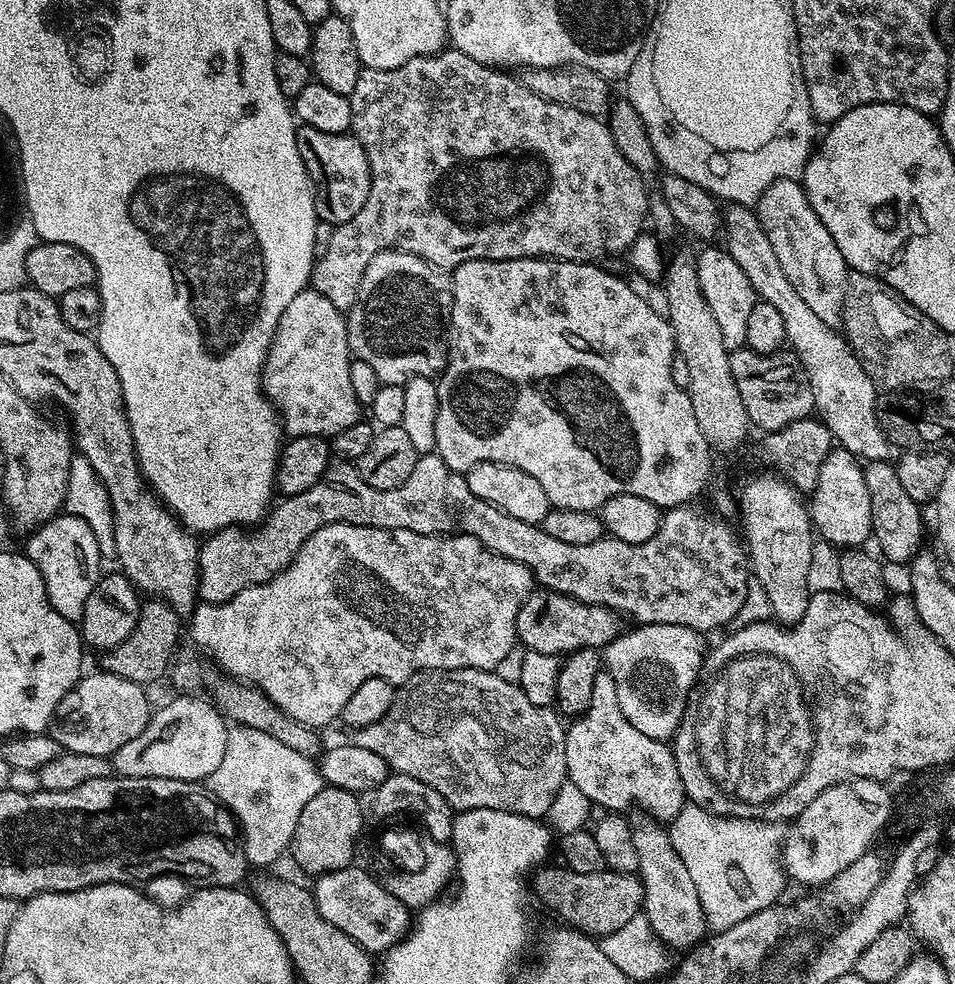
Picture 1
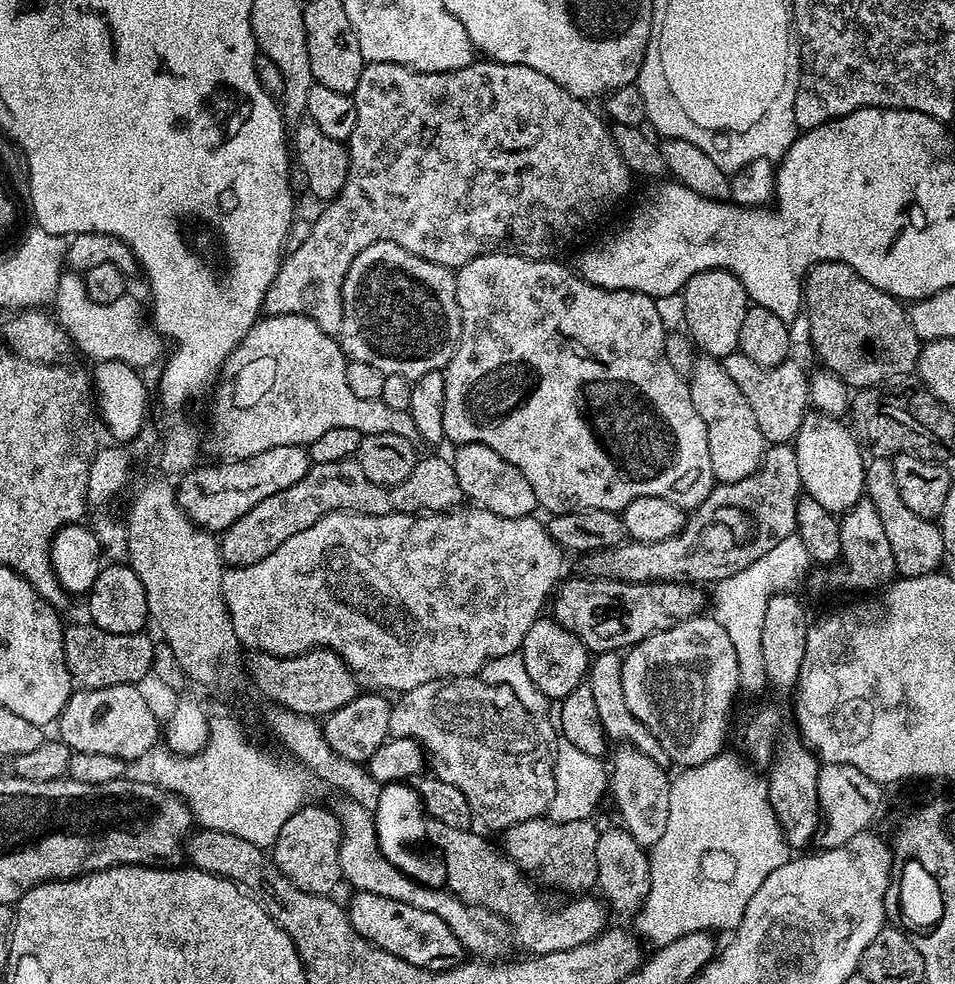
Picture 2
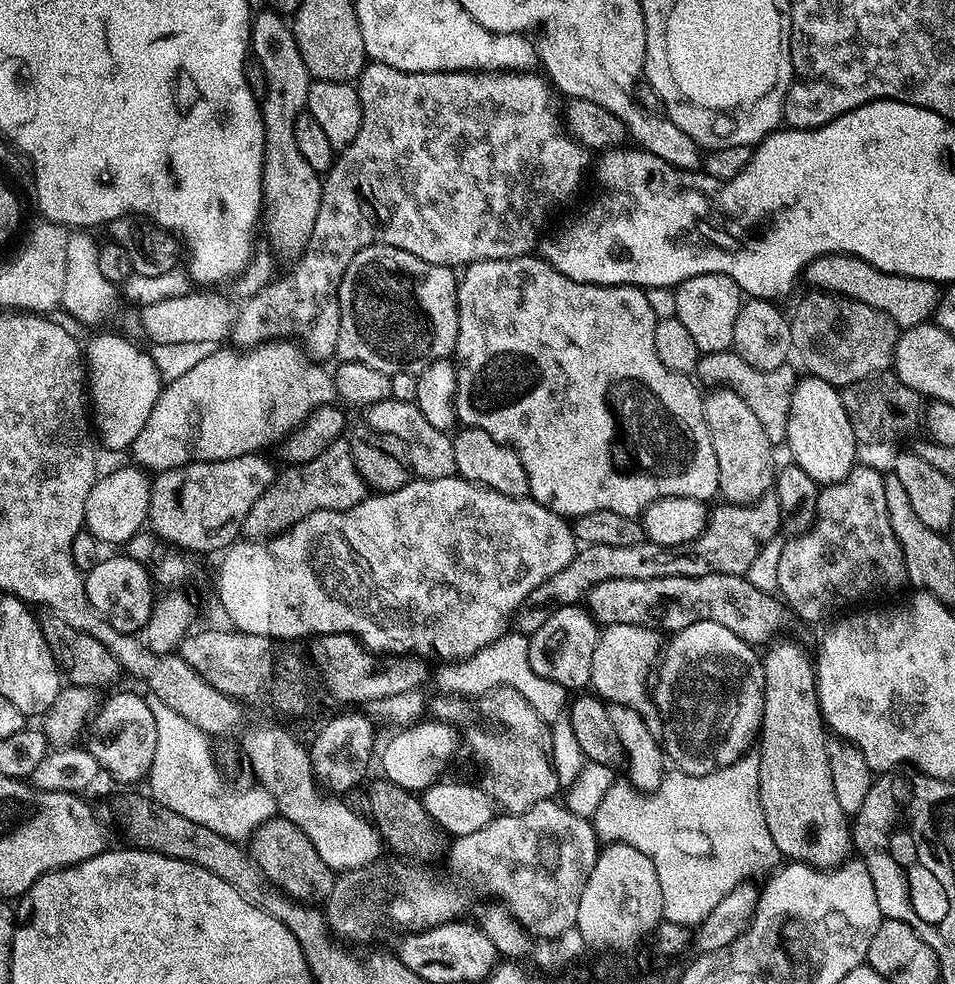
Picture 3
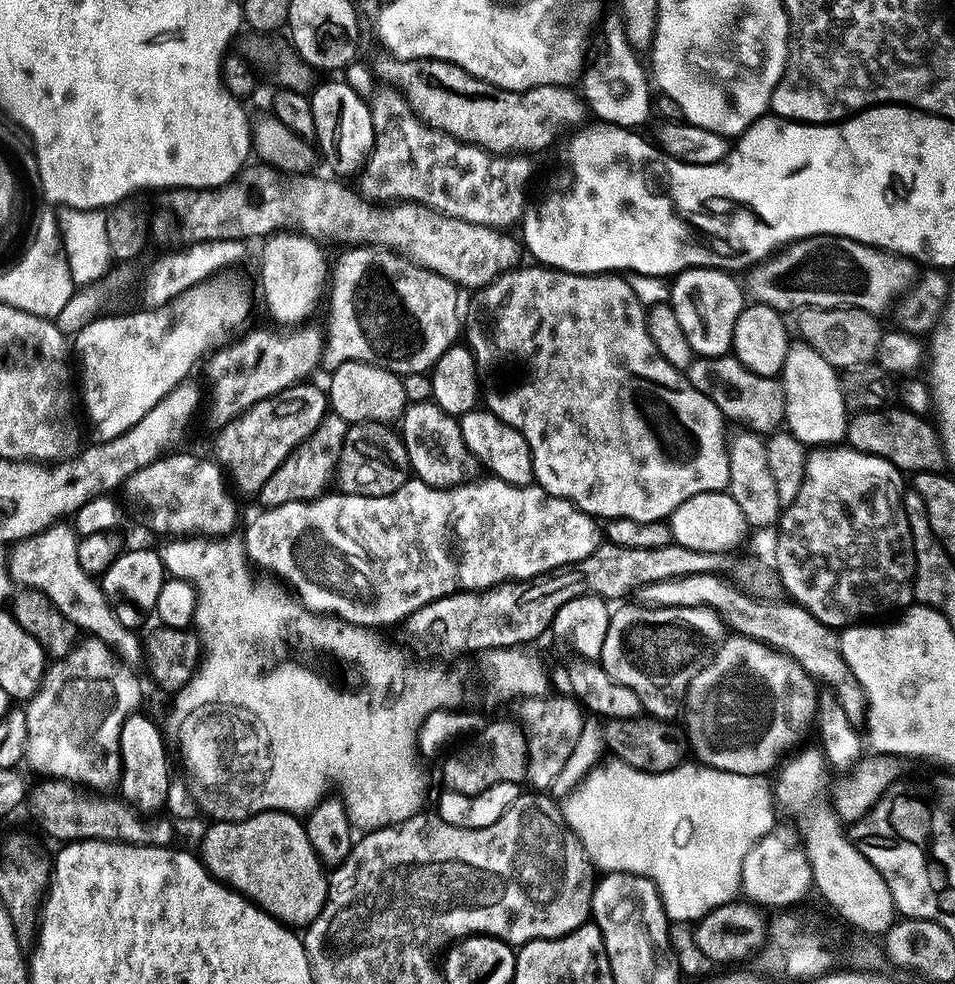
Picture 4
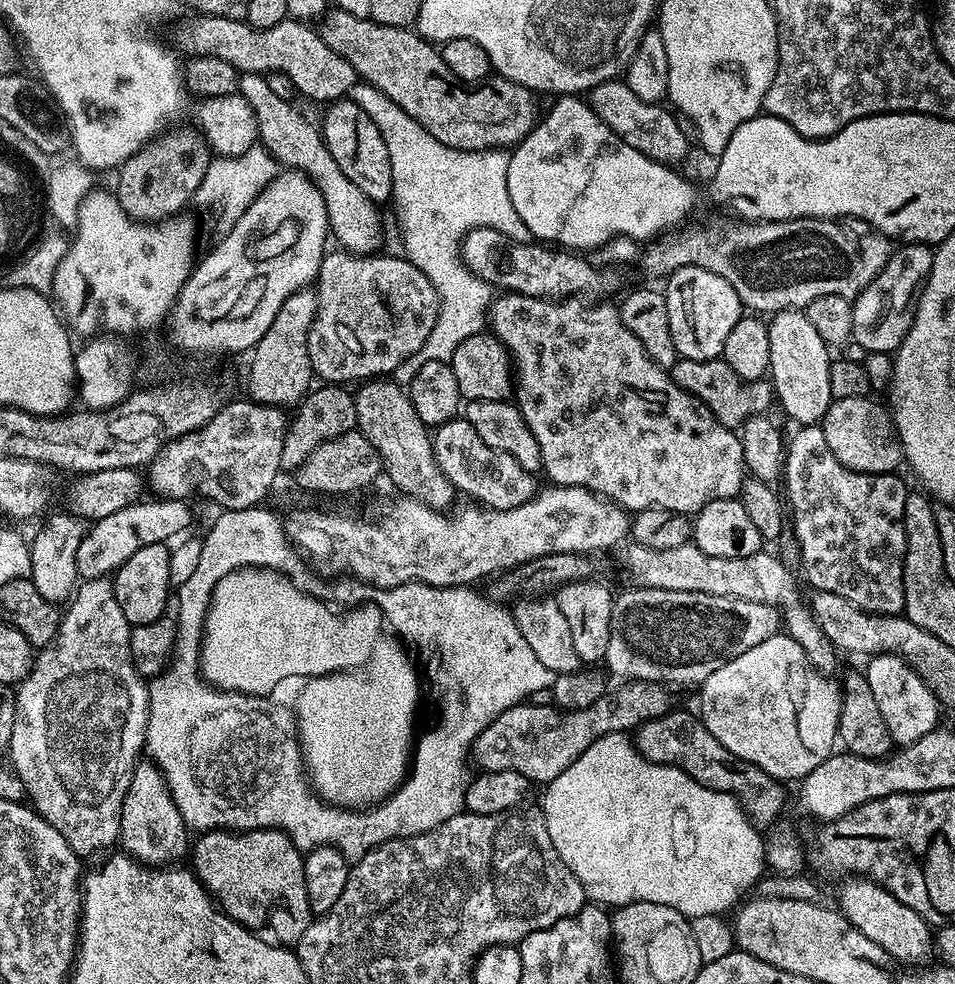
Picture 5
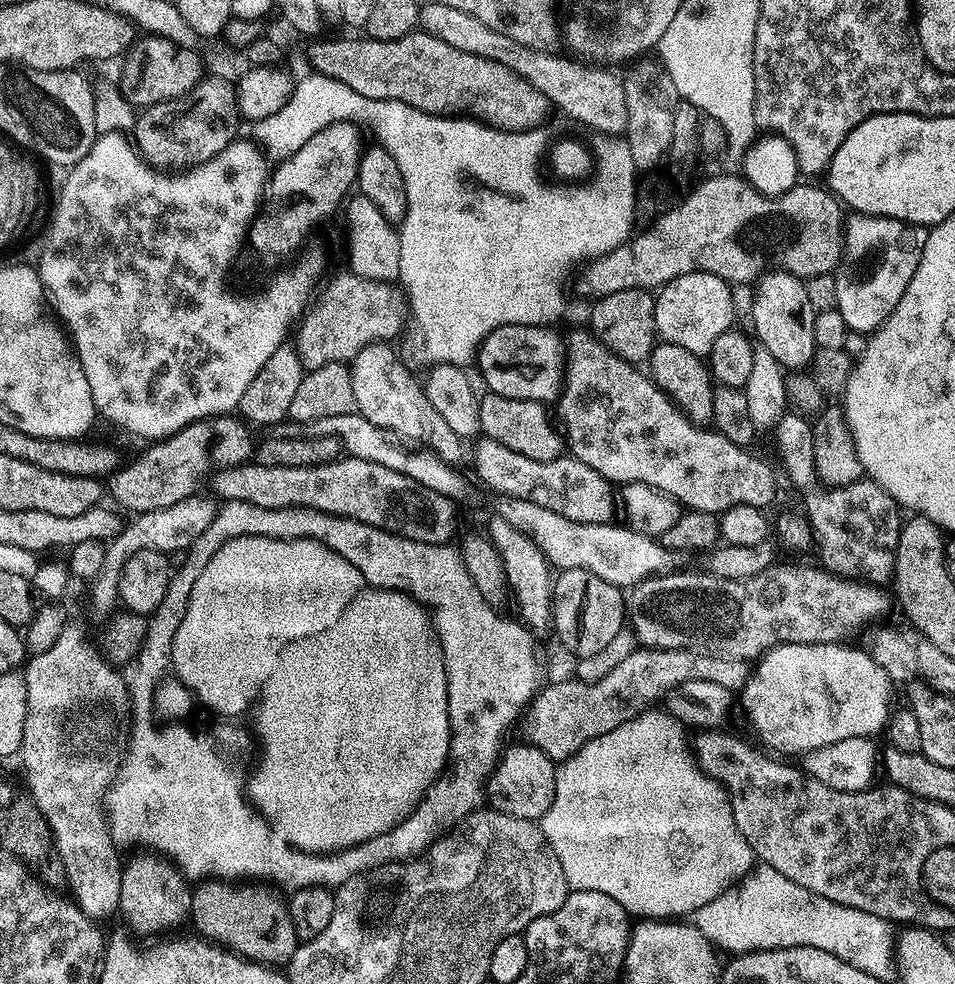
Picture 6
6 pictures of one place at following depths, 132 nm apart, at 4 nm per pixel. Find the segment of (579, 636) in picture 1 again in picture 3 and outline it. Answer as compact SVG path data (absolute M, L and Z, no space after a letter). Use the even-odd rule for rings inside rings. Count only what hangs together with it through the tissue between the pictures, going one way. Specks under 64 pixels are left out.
M730 574L614 578L598 582L598 586L588 591L586 608L600 626L637 624L669 634L678 633L694 622L718 622L718 626L726 626L726 630L753 646L767 645L767 640L783 626L786 613L785 605L772 592L763 592L744 576Z

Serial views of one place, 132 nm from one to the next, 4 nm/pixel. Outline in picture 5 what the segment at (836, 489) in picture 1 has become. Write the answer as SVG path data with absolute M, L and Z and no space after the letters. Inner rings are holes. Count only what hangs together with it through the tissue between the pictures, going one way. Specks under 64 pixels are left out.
M789 310L777 312L767 321L768 333L770 334L770 383L774 389L775 399L784 407L784 412L792 420L797 420L797 425L814 424L823 421L828 407L832 405L830 394L830 366L832 360L828 352L829 345L814 330L814 325L808 321L807 311Z

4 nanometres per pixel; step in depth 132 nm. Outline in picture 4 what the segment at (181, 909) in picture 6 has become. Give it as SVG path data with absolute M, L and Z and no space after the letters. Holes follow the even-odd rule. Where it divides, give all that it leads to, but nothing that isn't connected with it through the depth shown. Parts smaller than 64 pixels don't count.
M133 714L128 716L122 728L120 735L120 779L118 781L119 795L137 813L156 812L159 808L163 809L168 802L170 787L168 787L168 752L170 756L170 748L166 743L166 737L159 723L155 724L148 716L140 716L141 714Z

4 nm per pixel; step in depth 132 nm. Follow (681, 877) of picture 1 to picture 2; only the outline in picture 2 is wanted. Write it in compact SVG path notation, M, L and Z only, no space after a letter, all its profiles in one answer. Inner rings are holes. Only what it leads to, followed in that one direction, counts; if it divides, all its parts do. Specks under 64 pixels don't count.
M621 743L617 748L620 749L616 753L611 753L610 798L612 796L620 811L619 823L628 829L641 849L648 850L666 834L666 822L674 816L670 810L670 776L664 773L664 764L654 762L654 758L642 754L642 750L631 744Z

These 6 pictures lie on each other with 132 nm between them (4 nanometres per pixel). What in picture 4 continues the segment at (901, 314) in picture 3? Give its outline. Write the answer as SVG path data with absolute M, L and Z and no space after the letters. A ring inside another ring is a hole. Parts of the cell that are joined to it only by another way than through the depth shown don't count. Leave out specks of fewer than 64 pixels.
M806 236L785 243L767 258L753 263L748 272L746 292L757 304L780 309L781 313L802 308L861 308L863 312L880 314L884 307L913 283L913 261L907 256L897 256L869 244L845 236Z

